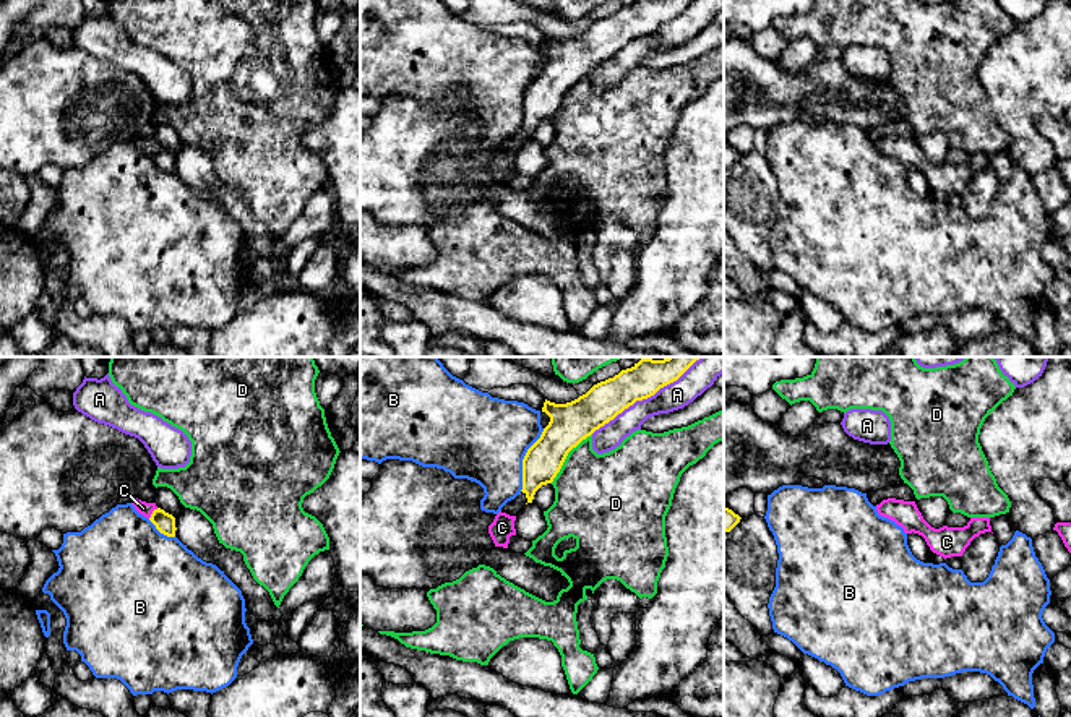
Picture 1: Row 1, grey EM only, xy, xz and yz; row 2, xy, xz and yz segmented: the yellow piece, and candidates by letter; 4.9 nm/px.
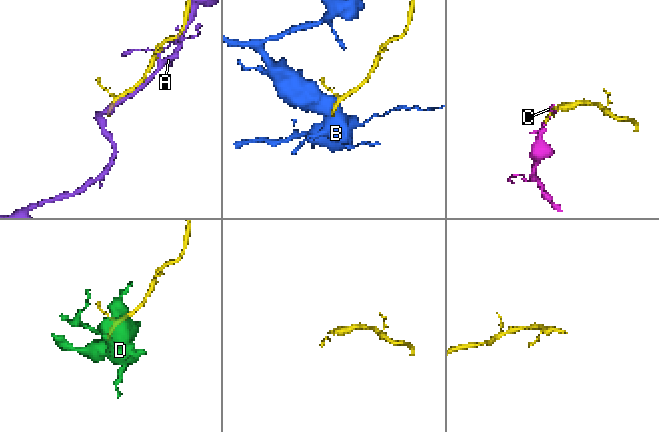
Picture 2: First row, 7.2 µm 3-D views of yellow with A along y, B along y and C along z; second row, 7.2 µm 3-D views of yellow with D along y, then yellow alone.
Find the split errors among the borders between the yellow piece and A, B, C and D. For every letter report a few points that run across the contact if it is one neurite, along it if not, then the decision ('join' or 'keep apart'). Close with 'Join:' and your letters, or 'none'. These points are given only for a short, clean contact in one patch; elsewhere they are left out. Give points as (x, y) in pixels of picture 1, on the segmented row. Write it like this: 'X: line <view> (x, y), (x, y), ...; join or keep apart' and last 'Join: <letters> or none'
A: keep apart
B: keep apart
C: line xy (164, 523), (153, 513), (143, 508); join
D: keep apart
Join: C

